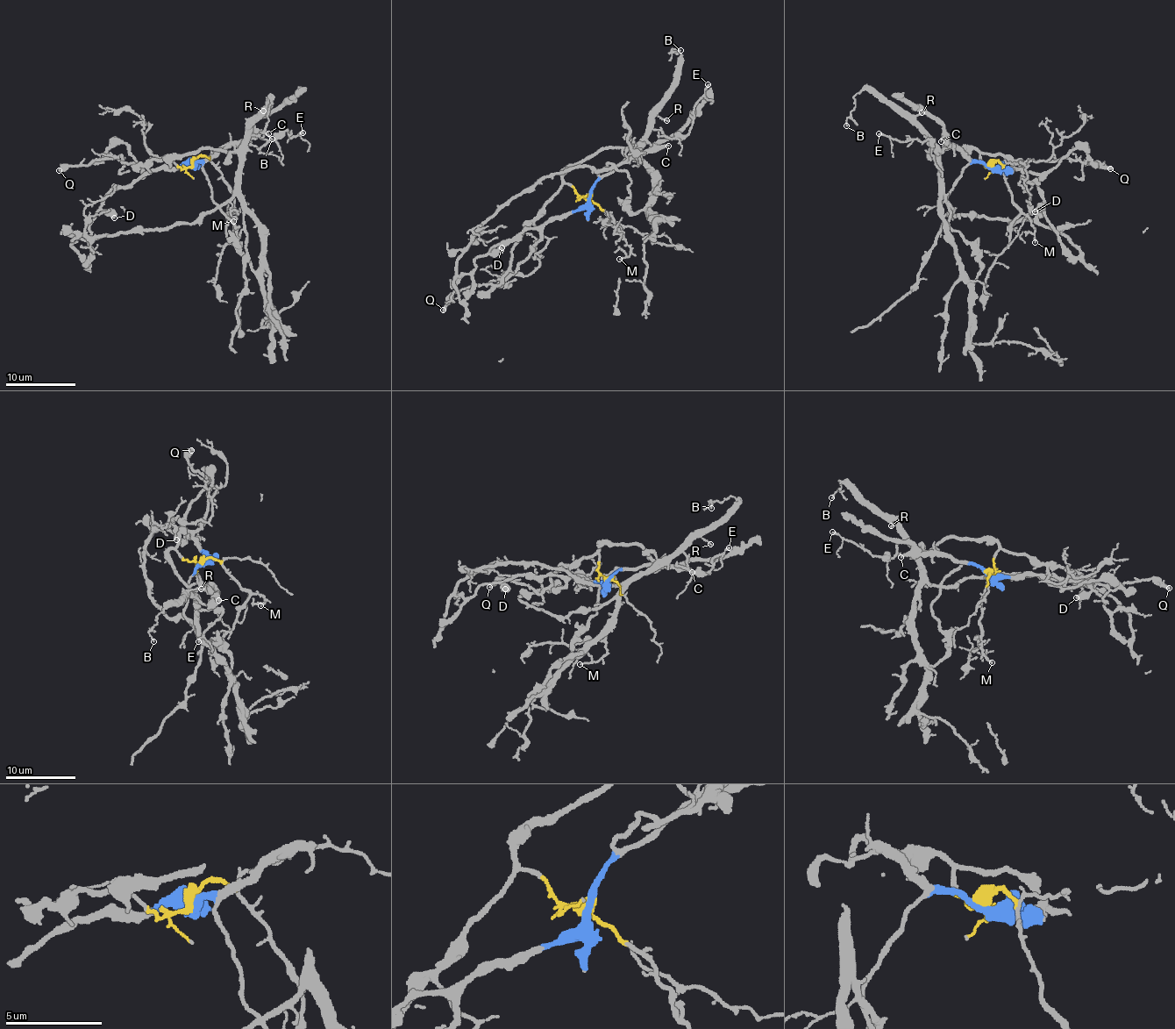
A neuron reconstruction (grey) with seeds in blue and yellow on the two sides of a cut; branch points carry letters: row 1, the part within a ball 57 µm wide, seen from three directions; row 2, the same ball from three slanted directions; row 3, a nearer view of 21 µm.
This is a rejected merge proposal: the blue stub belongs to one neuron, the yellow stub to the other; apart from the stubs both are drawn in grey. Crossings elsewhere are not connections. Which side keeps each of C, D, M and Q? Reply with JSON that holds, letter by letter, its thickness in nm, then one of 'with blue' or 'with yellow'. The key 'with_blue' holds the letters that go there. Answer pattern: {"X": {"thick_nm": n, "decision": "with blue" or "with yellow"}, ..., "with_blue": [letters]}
{"C": {"thick_nm": 240, "decision": "with blue"}, "D": {"thick_nm": 500, "decision": "with blue"}, "M": {"thick_nm": 130, "decision": "with yellow"}, "Q": {"thick_nm": 280, "decision": "with yellow"}, "with_blue": ["C", "D"]}

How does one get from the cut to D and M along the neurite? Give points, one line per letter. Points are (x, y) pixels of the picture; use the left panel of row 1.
D: (195, 165), (151, 170), (124, 186), (113, 189), (101, 208), (108, 210), (115, 217)
M: (195, 165), (203, 156), (222, 174), (226, 184), (243, 196), (242, 208), (233, 221)

